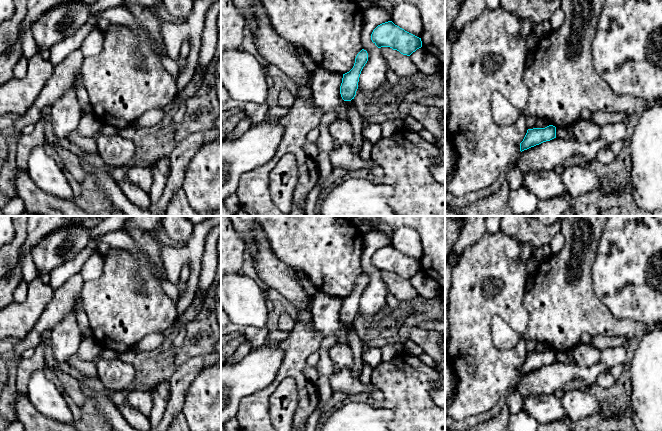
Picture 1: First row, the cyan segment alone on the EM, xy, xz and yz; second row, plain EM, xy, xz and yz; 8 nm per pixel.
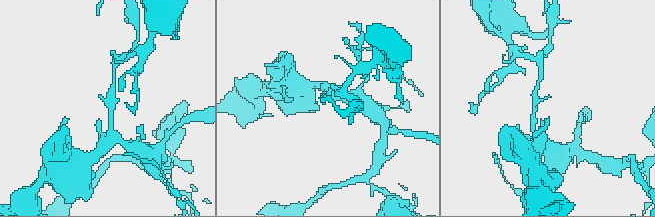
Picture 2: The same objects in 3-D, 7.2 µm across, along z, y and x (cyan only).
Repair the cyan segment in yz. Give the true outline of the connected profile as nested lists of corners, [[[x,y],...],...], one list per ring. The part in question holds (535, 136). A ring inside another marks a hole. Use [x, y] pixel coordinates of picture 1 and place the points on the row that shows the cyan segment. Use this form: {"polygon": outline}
{"polygon": [[[553,125],[545,128],[528,129],[523,141],[520,143],[520,151],[522,152],[554,138],[556,138],[556,127]]]}

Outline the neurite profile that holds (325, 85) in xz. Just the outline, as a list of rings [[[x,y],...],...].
[[[318,66],[312,72],[310,88],[314,104],[324,112],[333,111],[337,118],[349,120],[348,109],[354,103],[344,101],[340,94],[343,74],[334,73]]]

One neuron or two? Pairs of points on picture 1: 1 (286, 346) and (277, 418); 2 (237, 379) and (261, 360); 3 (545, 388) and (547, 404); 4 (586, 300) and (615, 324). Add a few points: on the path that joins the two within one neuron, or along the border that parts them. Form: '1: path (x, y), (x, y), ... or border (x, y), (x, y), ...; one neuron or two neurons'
1: border (295, 380), (285, 377), (268, 395); two neurons
2: path (243, 378), (255, 366); one neuron
3: border (553, 393), (523, 398); two neurons
4: path (593, 307), (608, 322); one neuron

